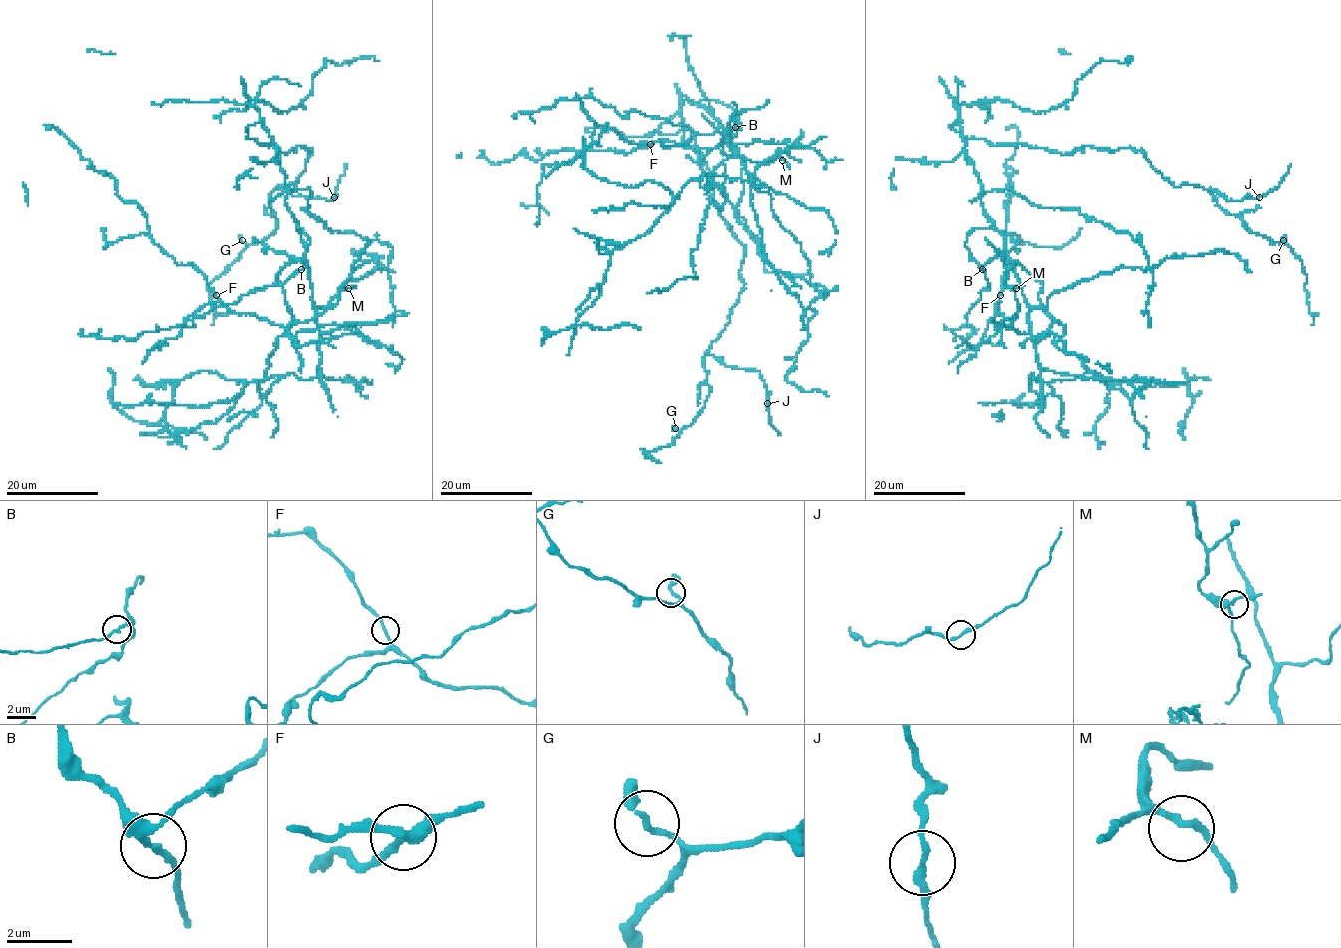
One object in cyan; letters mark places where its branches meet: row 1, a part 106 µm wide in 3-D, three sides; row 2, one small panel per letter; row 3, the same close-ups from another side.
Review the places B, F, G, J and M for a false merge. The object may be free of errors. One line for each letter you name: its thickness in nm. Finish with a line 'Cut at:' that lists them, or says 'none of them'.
Cut at: none of them

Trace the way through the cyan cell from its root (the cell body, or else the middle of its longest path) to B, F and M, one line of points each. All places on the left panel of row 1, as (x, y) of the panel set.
B: (305, 242), (298, 226), (309, 240), (301, 269)
F: (305, 242), (317, 330), (354, 327), (330, 324), (297, 331), (291, 338), (279, 325), (232, 312), (216, 295)
M: (305, 242), (317, 330), (327, 333), (356, 325), (323, 325), (290, 337), (293, 323), (320, 316), (348, 288)

